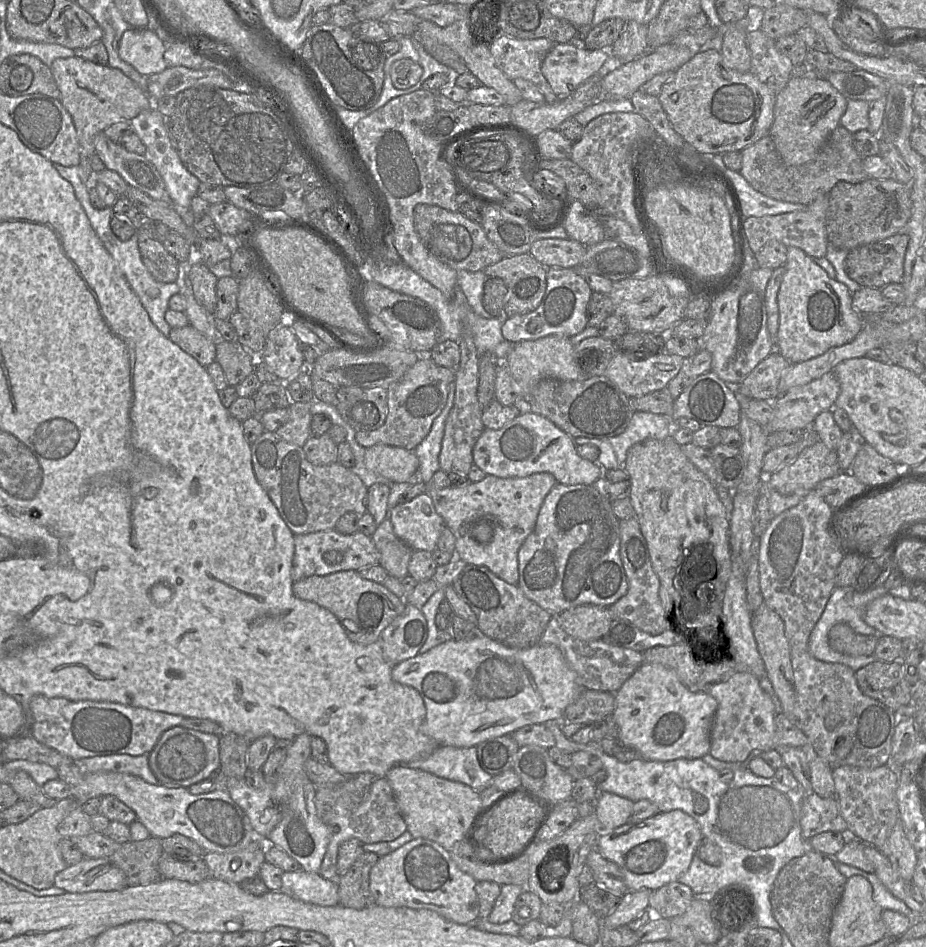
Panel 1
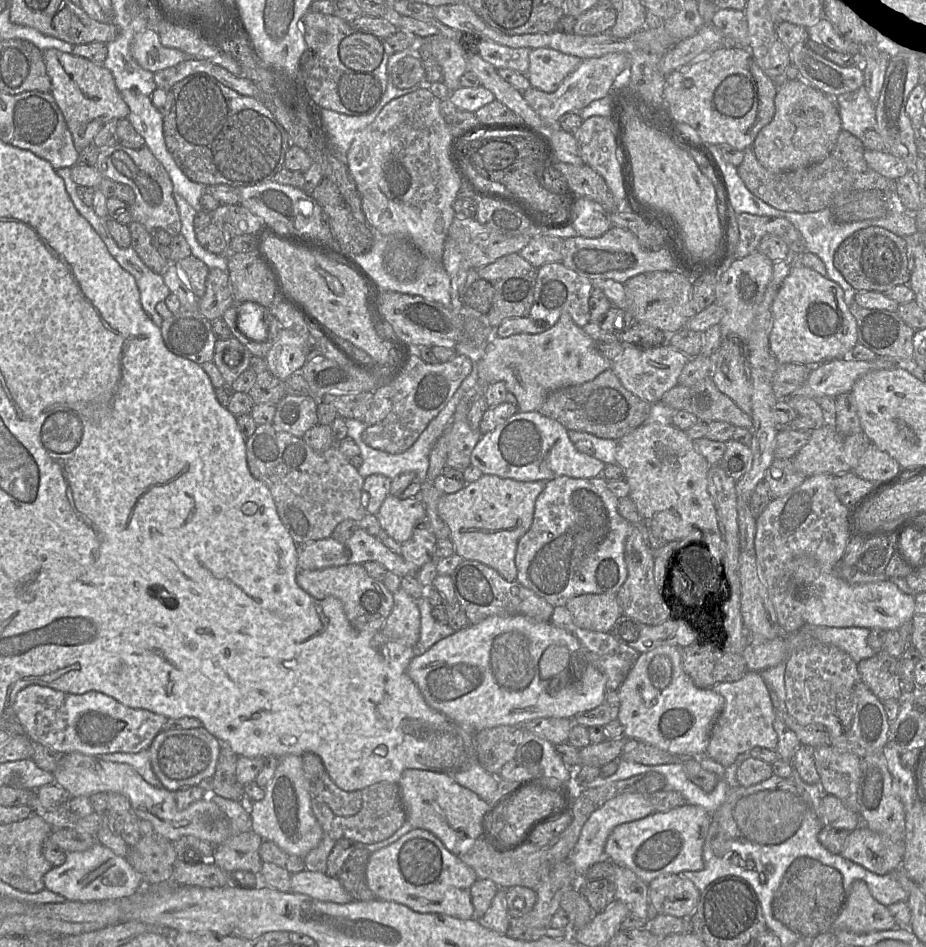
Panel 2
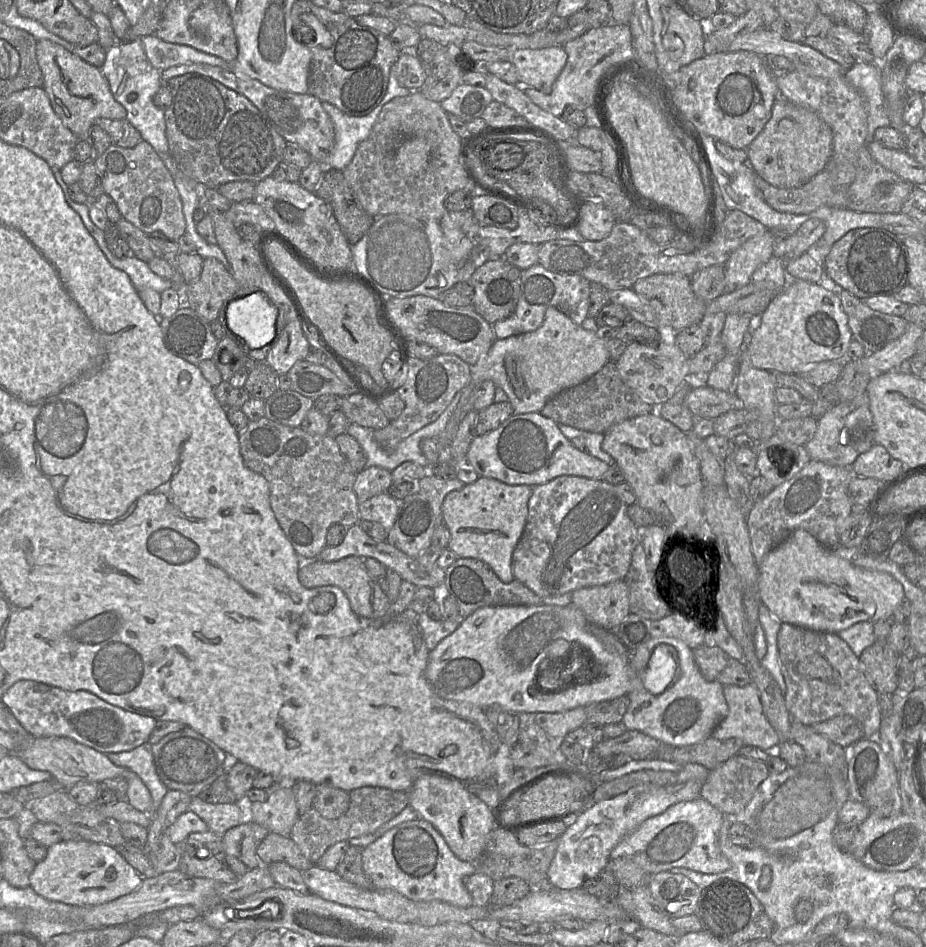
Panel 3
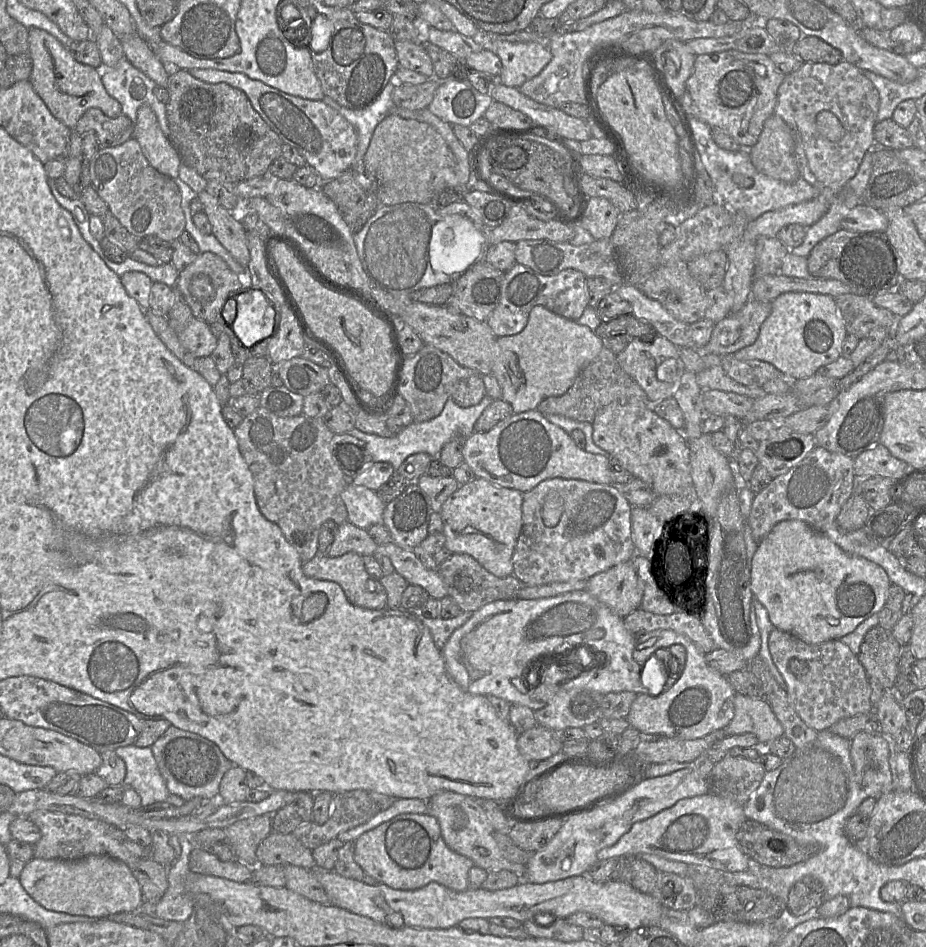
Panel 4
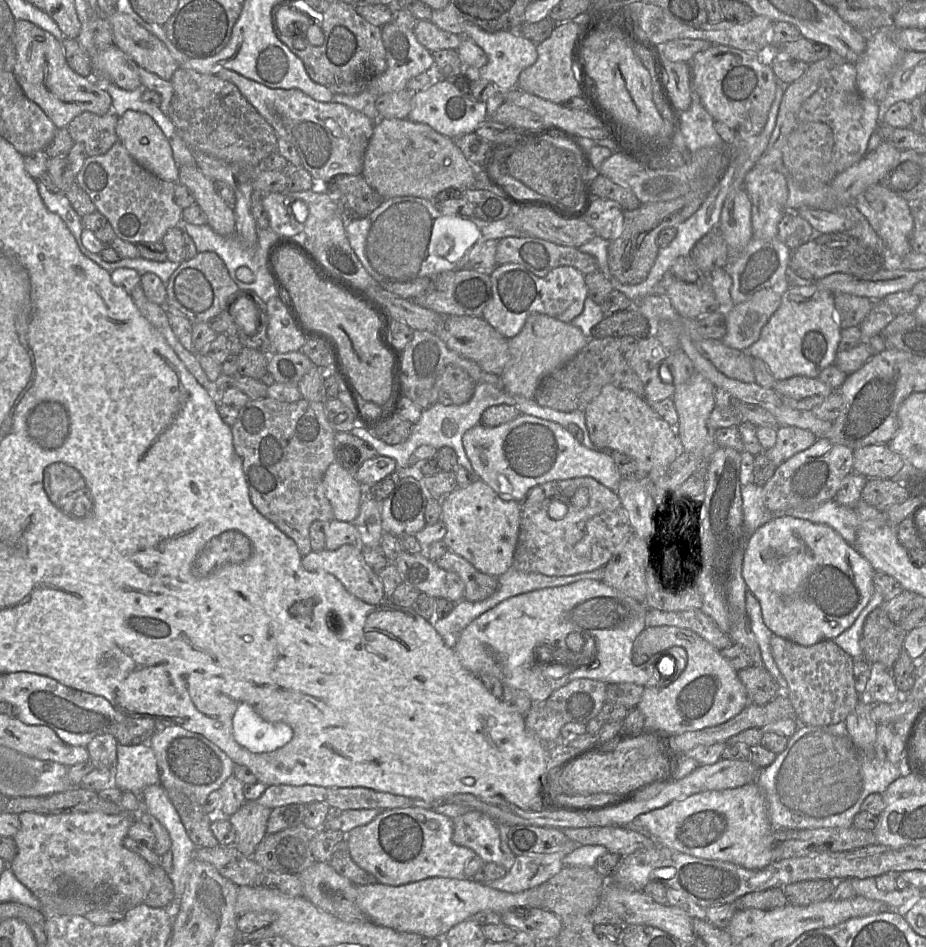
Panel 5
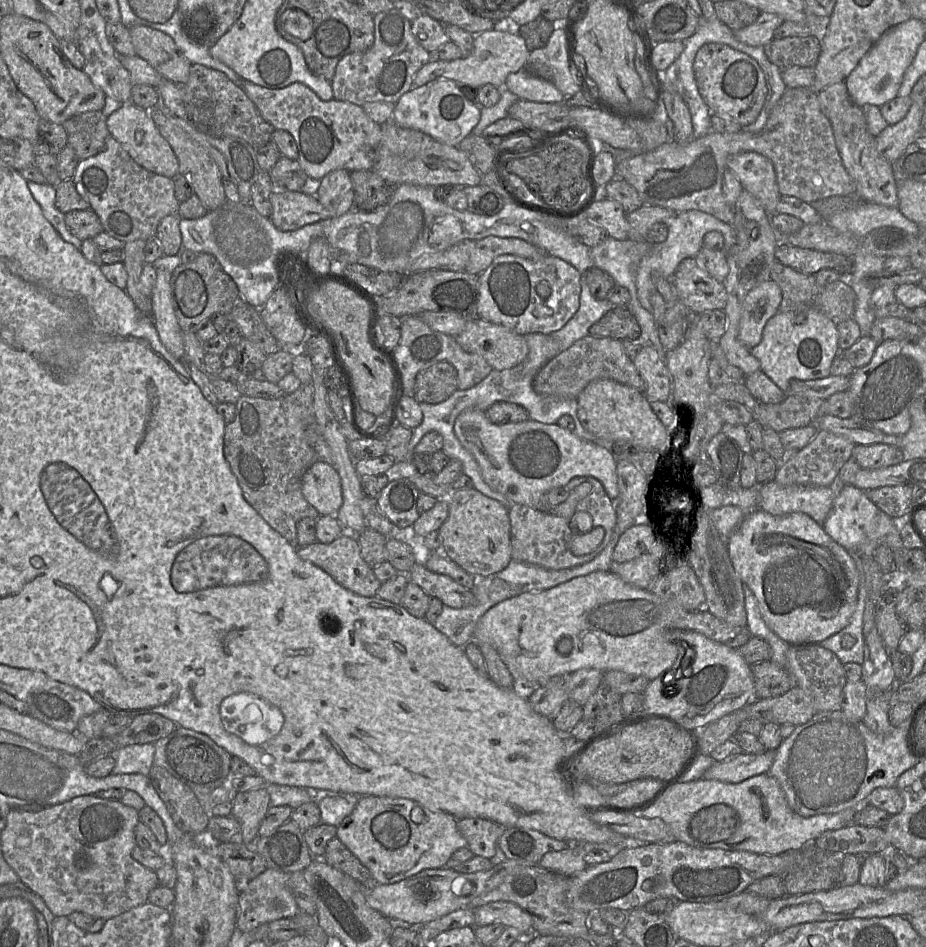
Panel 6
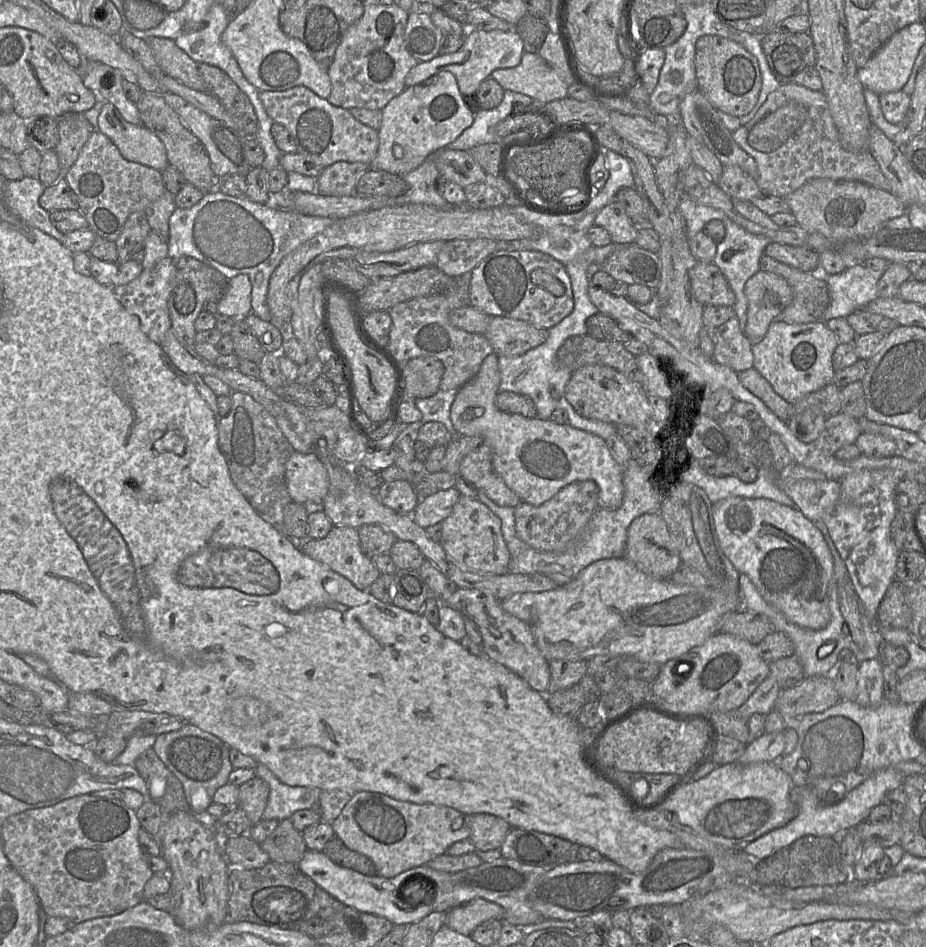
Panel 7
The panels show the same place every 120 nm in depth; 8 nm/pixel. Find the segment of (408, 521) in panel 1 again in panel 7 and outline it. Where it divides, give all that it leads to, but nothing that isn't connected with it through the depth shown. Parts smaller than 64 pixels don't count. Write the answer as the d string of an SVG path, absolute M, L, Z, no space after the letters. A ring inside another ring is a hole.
M294 451L286 462L285 480L292 501L301 503L303 504L303 506L306 503L321 504L321 509L322 509L322 501L326 496L329 488L329 479L328 479L327 469L325 468L324 464L320 461L317 455L303 454Z

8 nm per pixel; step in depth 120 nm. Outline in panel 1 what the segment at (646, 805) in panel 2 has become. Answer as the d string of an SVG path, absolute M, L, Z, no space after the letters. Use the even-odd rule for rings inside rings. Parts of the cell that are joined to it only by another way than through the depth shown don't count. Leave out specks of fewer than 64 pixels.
M599 792L594 813L601 824L601 834L629 821L634 802L611 792Z

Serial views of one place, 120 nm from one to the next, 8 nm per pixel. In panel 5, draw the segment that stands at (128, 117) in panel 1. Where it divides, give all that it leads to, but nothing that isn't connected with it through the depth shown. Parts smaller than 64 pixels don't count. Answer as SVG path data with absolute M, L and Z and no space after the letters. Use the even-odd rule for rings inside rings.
M17 20L14 27L16 62L13 75L25 96L38 105L57 129L67 128L83 112L105 115L111 111L112 98L105 84L76 73L67 63L61 41L36 24Z

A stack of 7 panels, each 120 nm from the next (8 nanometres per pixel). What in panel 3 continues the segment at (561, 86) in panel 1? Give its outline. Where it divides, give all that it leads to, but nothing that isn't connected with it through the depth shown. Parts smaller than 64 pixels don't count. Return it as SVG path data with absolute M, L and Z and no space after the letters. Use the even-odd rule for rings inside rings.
M561 45L539 49L511 49L510 62L515 66L519 84L549 93L567 62Z

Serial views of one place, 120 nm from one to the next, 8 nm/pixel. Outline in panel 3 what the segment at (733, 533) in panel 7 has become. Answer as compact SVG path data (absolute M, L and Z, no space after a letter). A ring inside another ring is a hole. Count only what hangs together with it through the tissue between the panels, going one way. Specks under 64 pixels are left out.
M803 529L793 531L758 565L757 592L760 602L781 623L829 633L838 633L863 621L875 623L879 619L889 618L905 600L903 587L893 576L853 565Z

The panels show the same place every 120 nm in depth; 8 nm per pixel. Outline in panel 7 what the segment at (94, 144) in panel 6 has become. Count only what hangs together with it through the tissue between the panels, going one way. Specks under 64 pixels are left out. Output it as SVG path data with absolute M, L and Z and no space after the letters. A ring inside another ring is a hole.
M67 113L57 120L59 142L55 152L63 175L75 164L78 156L93 132L93 125L83 113Z

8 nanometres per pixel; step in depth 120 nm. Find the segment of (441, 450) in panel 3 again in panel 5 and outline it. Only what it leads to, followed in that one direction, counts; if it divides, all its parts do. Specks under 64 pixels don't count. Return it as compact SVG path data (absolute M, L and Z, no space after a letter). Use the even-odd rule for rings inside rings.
M541 313L528 316L521 331L508 339L510 360L500 375L500 385L509 393L533 399L541 380L572 359L589 342L581 329Z

